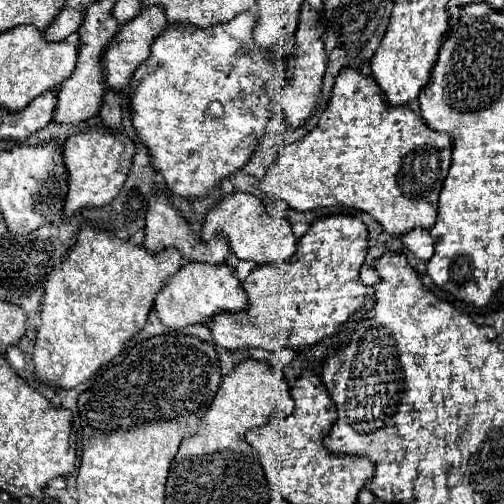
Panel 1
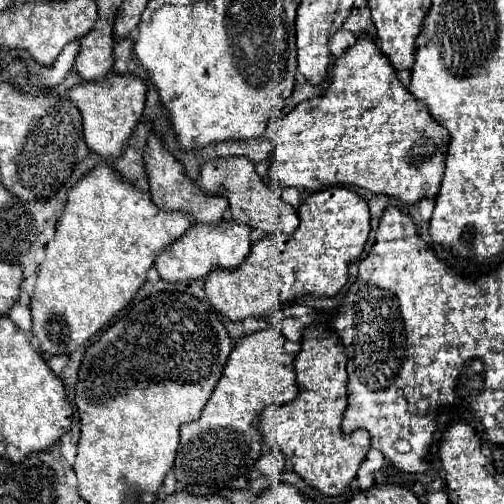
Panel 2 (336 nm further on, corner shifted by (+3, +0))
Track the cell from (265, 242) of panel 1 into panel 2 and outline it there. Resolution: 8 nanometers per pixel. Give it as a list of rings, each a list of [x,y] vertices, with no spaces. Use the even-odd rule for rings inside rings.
[[[216,157],[202,165],[200,187],[206,193],[218,193],[228,197],[230,215],[238,223],[246,223],[252,229],[260,229],[262,233],[292,233],[298,227],[298,213],[292,205],[282,199],[280,185],[272,185],[272,181],[258,177],[254,171],[254,163],[248,157]]]

